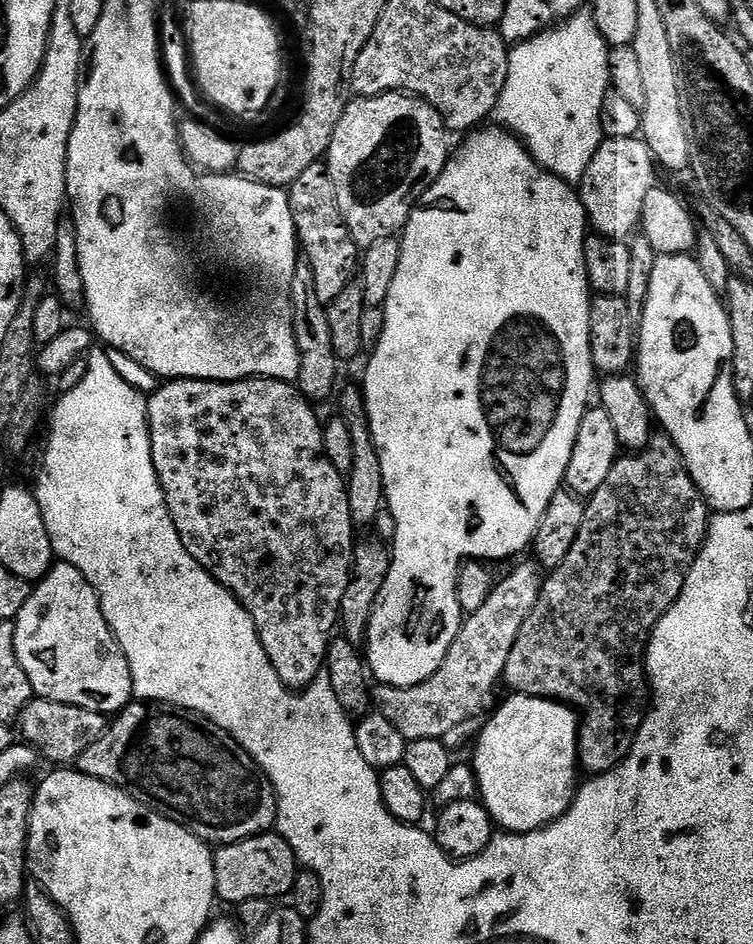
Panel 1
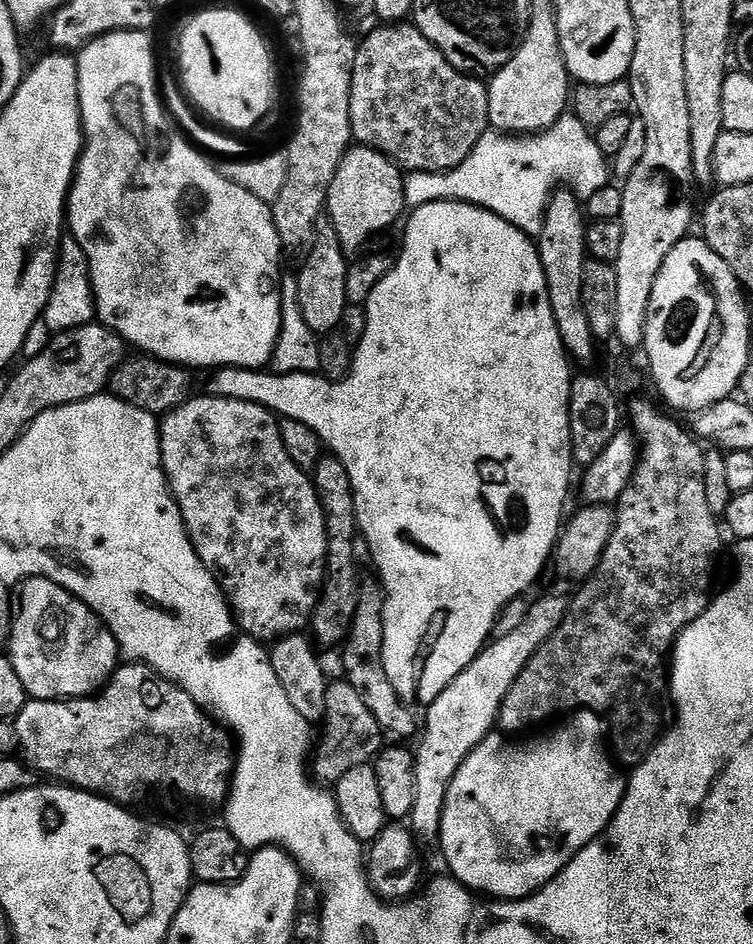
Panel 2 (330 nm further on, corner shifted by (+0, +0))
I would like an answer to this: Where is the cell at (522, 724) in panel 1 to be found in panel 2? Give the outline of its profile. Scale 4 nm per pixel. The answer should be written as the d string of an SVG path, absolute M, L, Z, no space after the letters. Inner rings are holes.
M580 710L571 718L565 719L564 722L565 724L557 732L552 732L549 736L540 736L537 740L530 741L529 744L515 744L512 741L515 739L504 734L487 736L470 753L466 762L462 762L458 774L454 774L454 778L450 782L450 790L446 794L446 806L440 823L438 845L440 844L441 850L444 851L444 860L448 863L449 870L452 871L449 873L473 893L483 894L492 900L525 900L526 897L533 896L538 889L550 883L591 840L603 837L604 831L608 829L608 823L614 818L624 797L626 780L623 775L620 777L616 773L615 766L608 761L608 756L604 753L606 725L603 719L597 712Z

